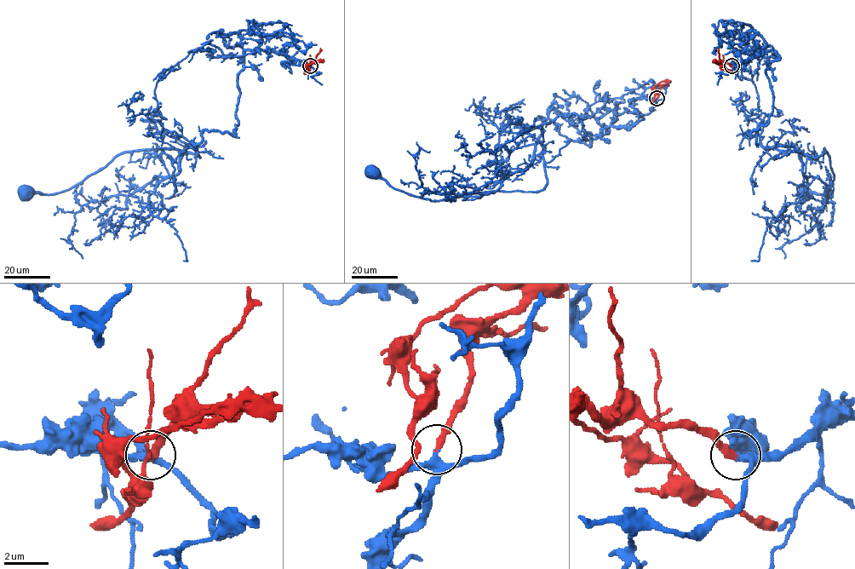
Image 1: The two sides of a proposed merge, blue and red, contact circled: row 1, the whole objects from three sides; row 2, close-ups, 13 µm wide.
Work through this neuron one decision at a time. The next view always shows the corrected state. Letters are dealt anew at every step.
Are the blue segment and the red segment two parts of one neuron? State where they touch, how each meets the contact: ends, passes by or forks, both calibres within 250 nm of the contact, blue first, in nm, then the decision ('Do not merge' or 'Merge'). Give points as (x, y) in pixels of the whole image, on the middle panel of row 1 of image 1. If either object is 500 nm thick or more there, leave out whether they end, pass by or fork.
Place: (657, 98). At the ring blue forks. At the ring red ends. Thickness 220 nm (blue) against 320 nm. Merge

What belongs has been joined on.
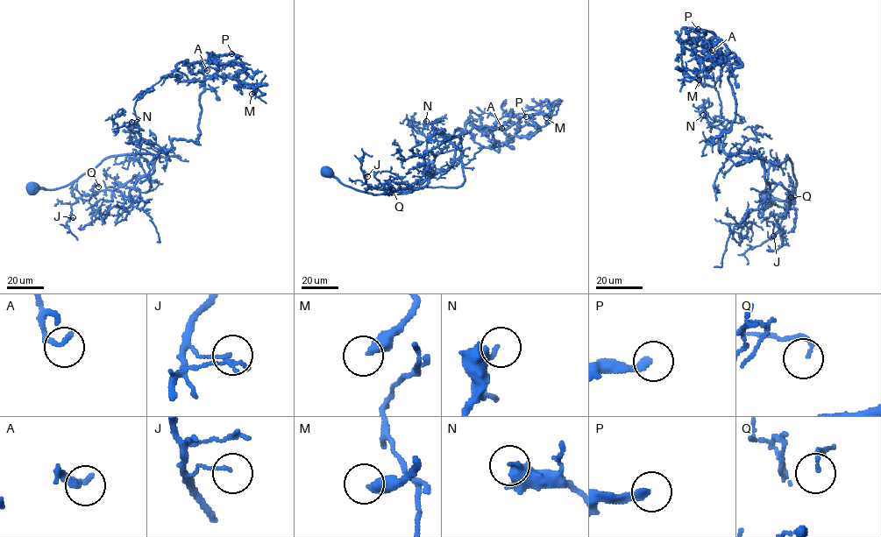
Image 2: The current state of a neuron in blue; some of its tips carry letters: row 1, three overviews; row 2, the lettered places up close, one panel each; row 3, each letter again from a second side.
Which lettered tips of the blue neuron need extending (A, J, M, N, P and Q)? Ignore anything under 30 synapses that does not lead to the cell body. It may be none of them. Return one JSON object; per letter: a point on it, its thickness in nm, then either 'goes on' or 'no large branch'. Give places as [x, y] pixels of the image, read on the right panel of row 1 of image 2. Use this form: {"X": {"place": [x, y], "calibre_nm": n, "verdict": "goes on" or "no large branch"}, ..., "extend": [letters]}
{"A": {"place": [712, 50], "calibre_nm": 220, "verdict": "no large branch"}, "J": {"place": [773, 236], "calibre_nm": 110, "verdict": "no large branch"}, "M": {"place": [699, 80], "calibre_nm": 400, "verdict": "no large branch"}, "N": {"place": [703, 115], "calibre_nm": 280, "verdict": "no large branch"}, "P": {"place": [698, 29], "calibre_nm": 240, "verdict": "goes on"}, "Q": {"place": [791, 197], "calibre_nm": 130, "verdict": "no large branch"}, "extend": ["P"]}

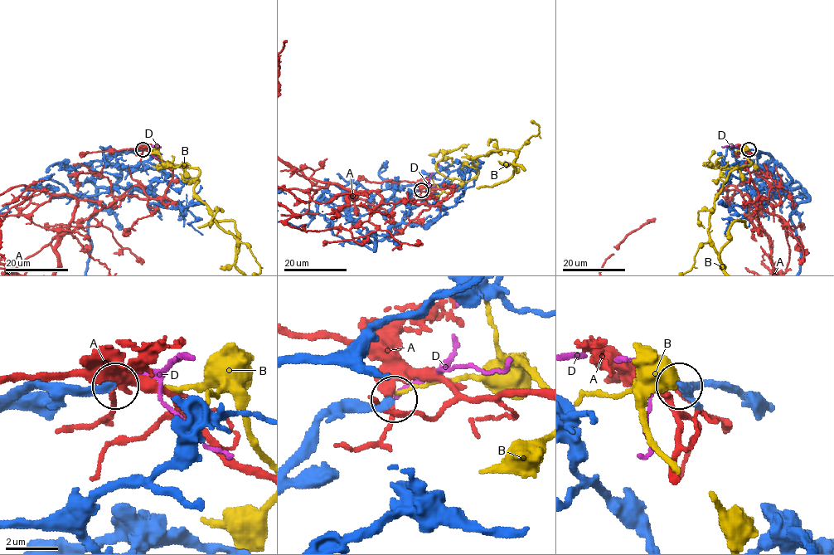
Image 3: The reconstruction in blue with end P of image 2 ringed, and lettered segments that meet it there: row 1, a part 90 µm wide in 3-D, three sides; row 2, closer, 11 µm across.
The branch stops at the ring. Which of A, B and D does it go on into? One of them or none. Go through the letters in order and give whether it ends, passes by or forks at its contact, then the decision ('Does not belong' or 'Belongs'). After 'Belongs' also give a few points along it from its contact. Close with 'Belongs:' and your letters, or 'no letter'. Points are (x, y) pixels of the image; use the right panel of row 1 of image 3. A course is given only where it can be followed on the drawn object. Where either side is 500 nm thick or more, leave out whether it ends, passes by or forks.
A: It passes by. Does not belong
B: It ends there. Does not belong
D: It ends there. Does not belong
Belongs: no letter

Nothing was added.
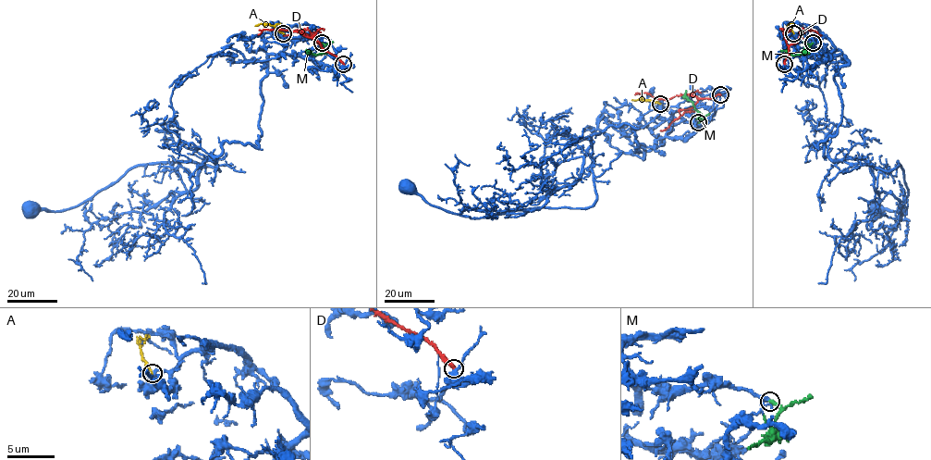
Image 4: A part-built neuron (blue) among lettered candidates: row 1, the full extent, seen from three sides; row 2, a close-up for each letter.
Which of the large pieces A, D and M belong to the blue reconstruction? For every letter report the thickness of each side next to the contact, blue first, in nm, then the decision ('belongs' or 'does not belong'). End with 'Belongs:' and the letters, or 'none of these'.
A: 220 nm thick on the blue side, 160 nm on the other; does not belong
D: 480 nm thick on the blue side, 440 nm on the other; does not belong
M: 300 nm thick on the blue side, 280 nm on the other; belongs
Belongs: M

